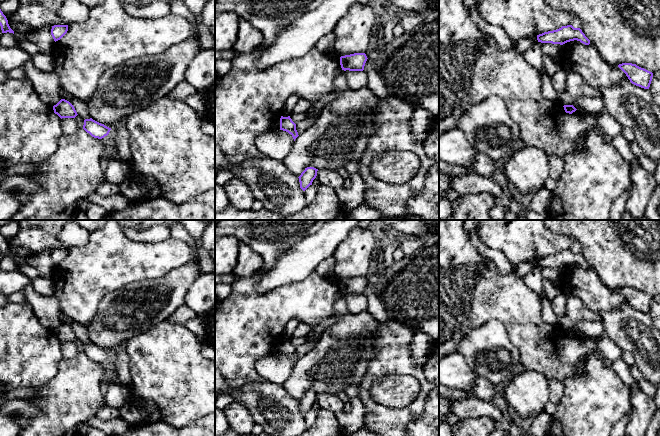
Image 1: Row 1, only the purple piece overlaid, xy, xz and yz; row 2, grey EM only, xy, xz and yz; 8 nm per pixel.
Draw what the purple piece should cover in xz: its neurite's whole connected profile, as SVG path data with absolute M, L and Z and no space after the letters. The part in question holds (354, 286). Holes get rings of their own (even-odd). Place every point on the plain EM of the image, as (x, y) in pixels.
M354 277L340 281L340 289L342 294L346 295L363 295L367 285L365 277Z

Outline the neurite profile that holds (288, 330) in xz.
M292 319L286 324L286 326L284 327L283 333L282 333L283 341L288 341L292 338L292 334L298 324L299 324L299 321L296 319Z

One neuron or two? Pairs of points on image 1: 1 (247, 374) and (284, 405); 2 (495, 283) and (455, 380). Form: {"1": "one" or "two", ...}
{"1": "two", "2": "two"}

